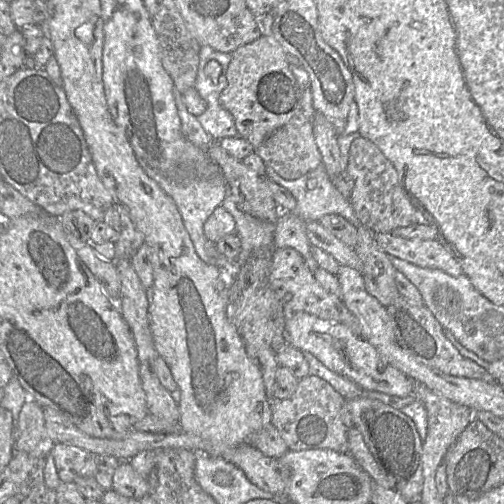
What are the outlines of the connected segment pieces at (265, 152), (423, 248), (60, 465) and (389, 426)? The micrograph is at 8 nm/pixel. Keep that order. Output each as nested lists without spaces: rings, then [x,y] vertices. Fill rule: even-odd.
[[[302,111],[274,131],[254,149],[254,153],[263,160],[266,167],[271,168],[285,180],[298,179],[322,164],[322,157],[313,133],[312,119],[308,119]]]
[[[374,233],[378,248],[420,267],[439,269],[451,276],[463,275],[462,267],[439,240],[405,239],[392,233]]]
[[[55,443],[50,453],[62,482],[71,483],[79,477],[94,477],[96,474],[96,454],[88,450]]]
[[[368,398],[349,400],[353,427],[359,430],[377,462],[396,480],[395,490],[411,503],[420,498],[423,489],[422,442],[411,418],[380,401]]]

